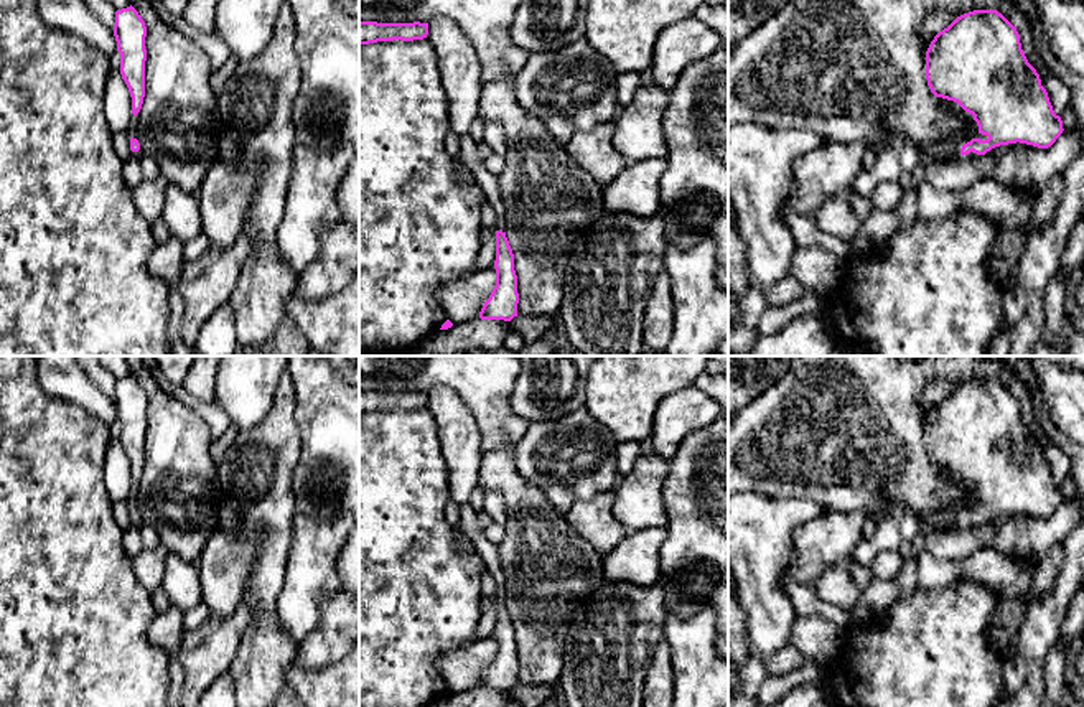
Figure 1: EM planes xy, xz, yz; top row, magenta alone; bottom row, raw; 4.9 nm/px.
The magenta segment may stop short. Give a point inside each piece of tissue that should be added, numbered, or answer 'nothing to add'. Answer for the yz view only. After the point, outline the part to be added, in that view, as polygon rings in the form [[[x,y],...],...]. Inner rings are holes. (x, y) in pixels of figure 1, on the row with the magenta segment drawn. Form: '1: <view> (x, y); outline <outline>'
1: yz (953, 106); outline [[[942,99],[942,104],[947,110],[952,110],[956,114],[962,112],[965,115],[965,122],[964,122],[965,127],[969,127],[974,122],[974,115],[965,112],[957,102]]]

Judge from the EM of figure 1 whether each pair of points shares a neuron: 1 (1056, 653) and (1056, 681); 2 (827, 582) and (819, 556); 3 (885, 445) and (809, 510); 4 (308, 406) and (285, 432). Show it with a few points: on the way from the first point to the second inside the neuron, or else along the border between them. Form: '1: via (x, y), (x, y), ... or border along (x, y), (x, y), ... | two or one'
1: via (1056, 660), (1056, 674) | one
2: border along (842, 564), (826, 567), (809, 582) | two
3: border along (780, 496), (811, 498), (824, 510) | two
4: border along (292, 381), (294, 419), (300, 439), (299, 457) | two

